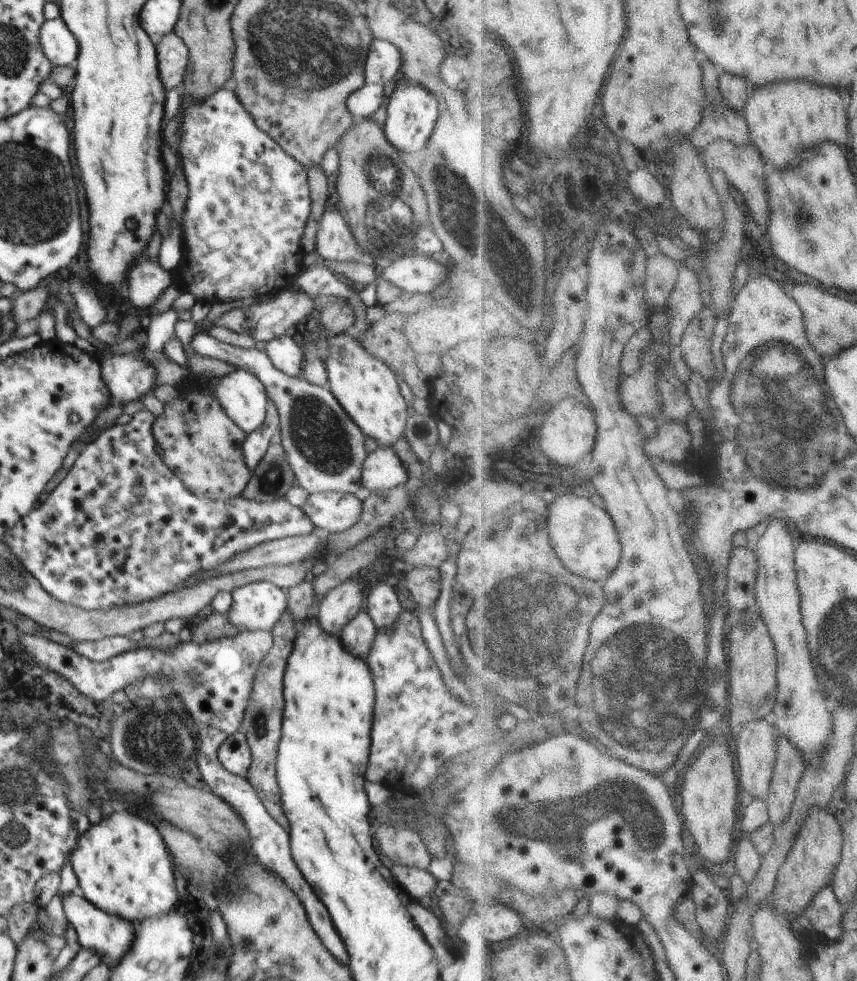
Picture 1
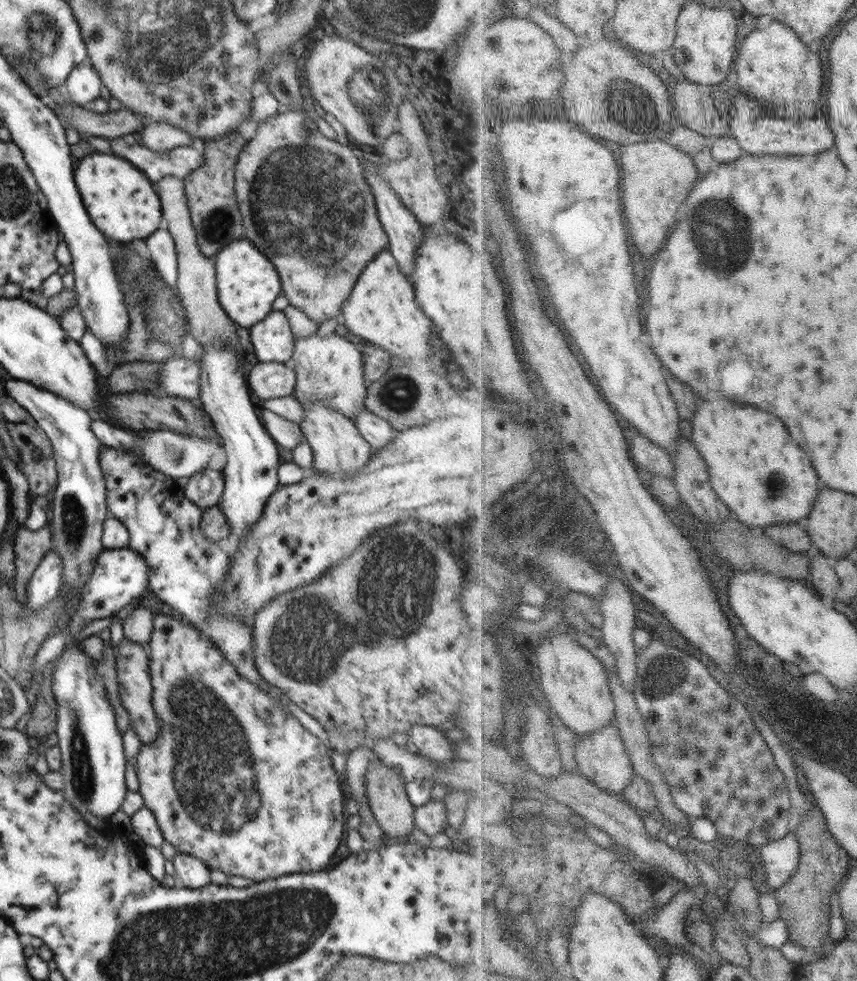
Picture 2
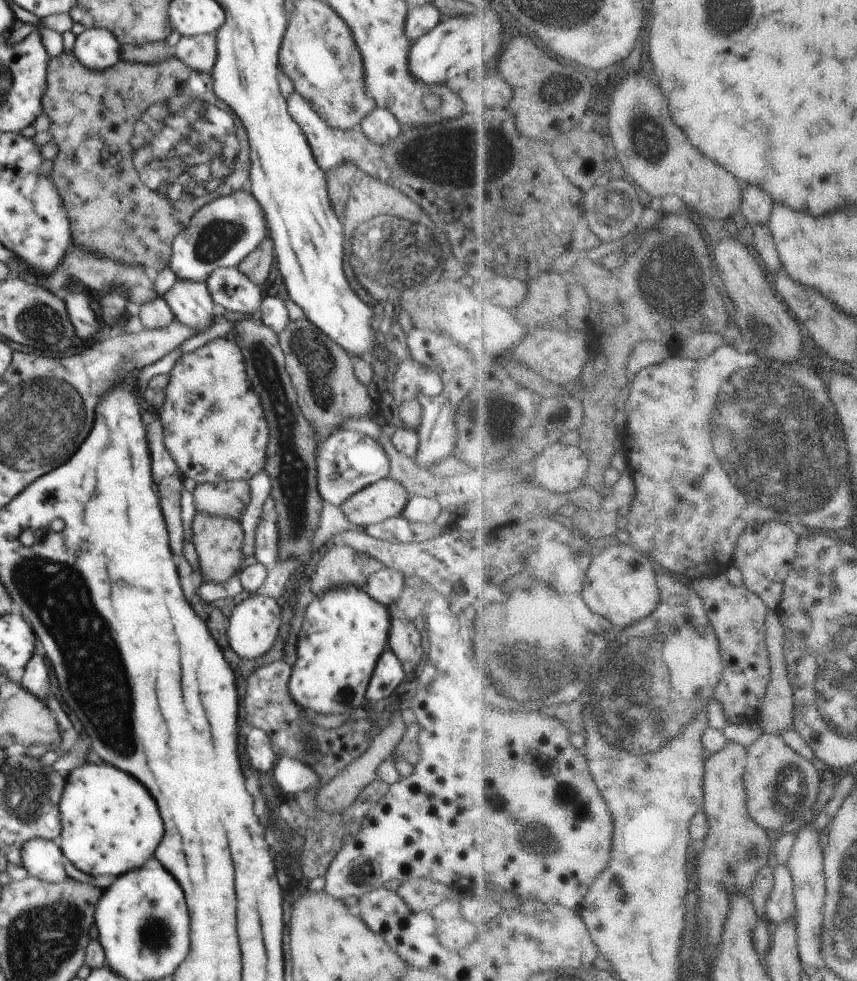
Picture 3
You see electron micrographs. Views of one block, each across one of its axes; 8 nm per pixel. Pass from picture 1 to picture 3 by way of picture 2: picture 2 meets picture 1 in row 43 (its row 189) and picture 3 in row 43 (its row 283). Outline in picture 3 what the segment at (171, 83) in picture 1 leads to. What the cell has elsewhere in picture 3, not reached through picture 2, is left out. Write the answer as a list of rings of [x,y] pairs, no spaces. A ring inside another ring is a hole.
[[[215,33],[182,36],[173,51],[174,56],[193,71],[210,73],[217,57]]]

